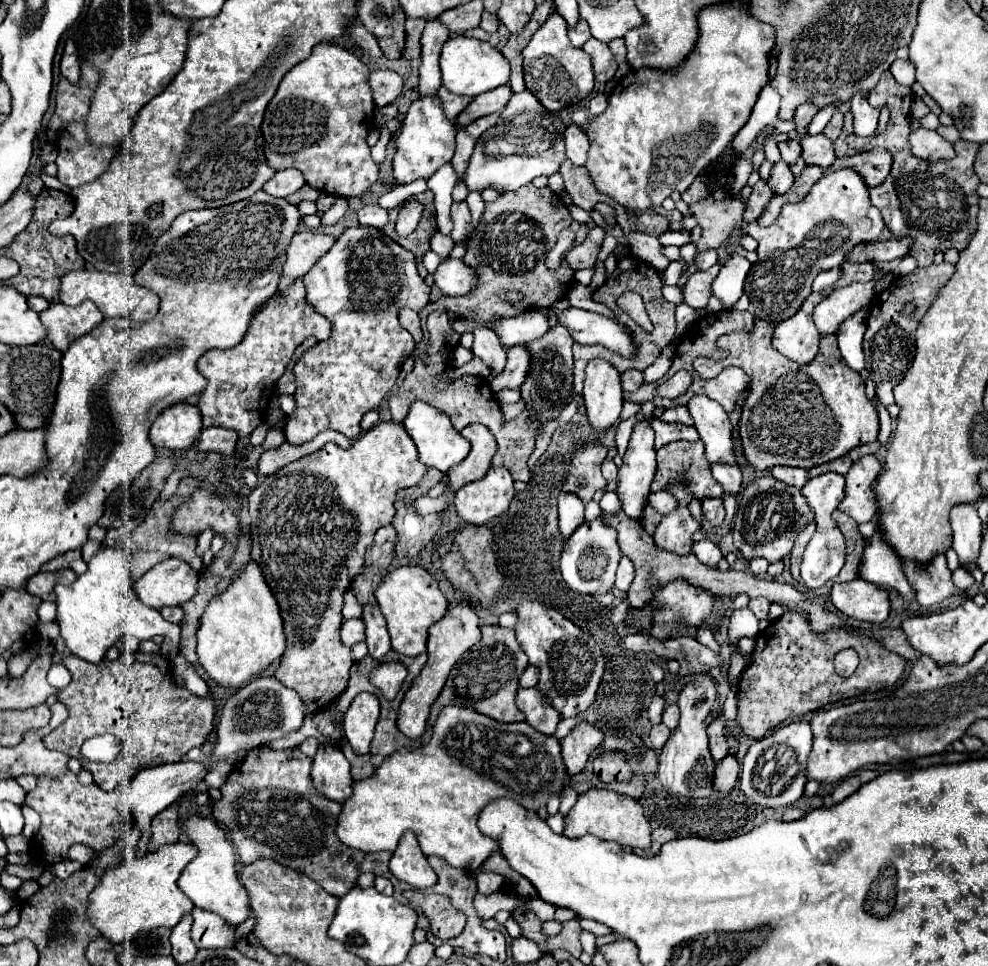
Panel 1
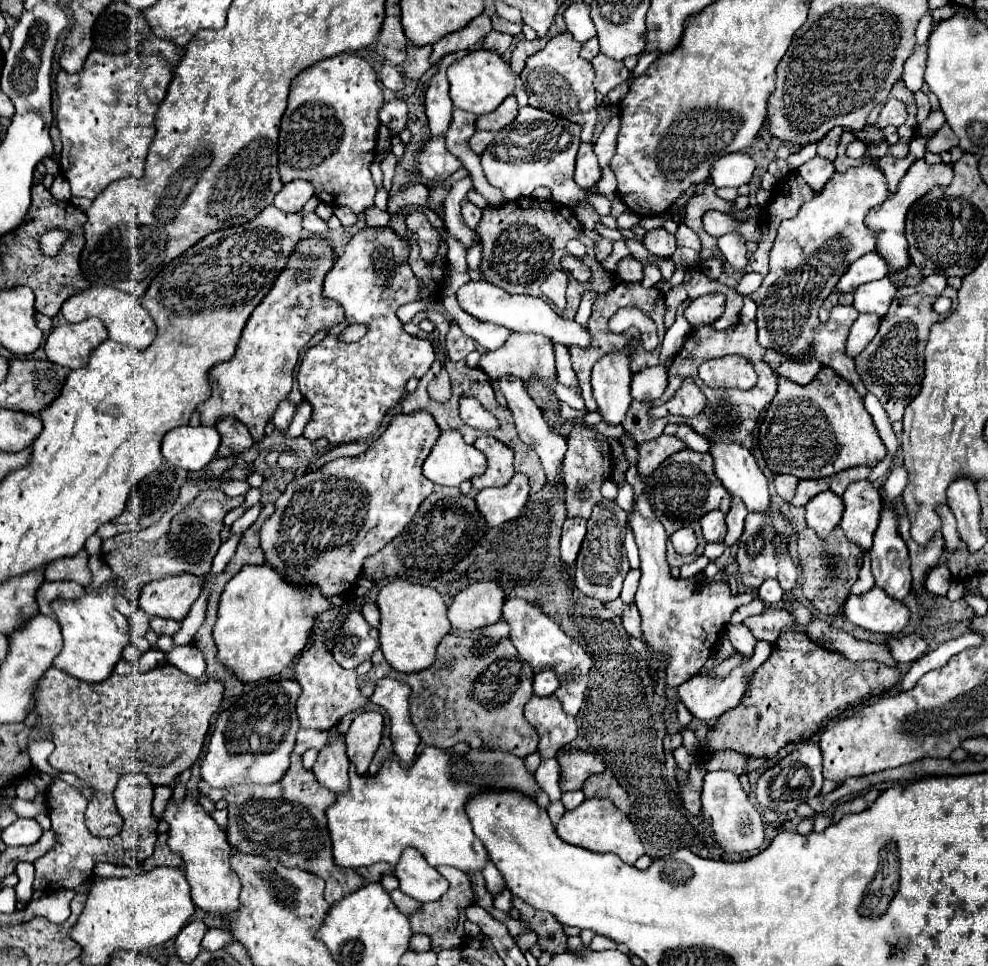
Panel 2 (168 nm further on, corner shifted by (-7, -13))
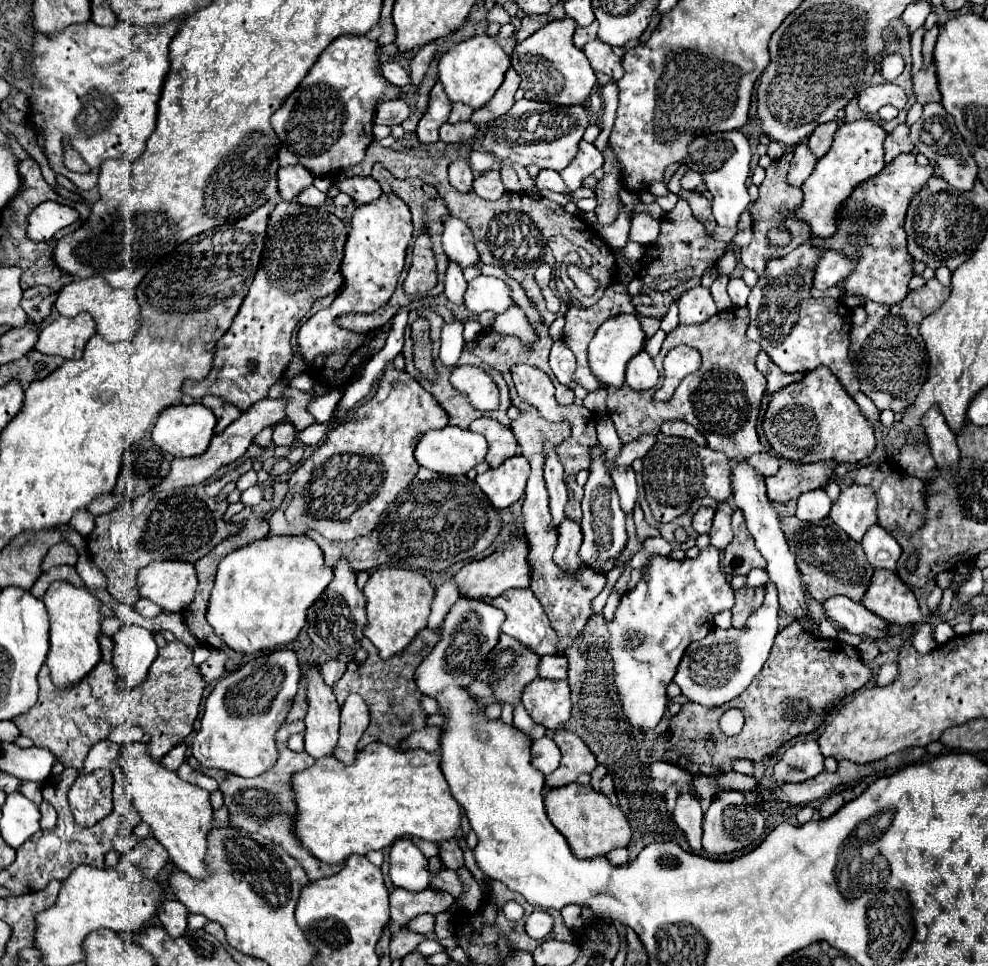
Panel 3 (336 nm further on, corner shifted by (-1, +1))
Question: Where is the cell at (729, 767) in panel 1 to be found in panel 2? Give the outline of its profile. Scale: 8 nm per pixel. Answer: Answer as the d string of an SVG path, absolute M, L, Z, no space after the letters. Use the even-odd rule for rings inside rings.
M711 771L711 773L707 773L701 801L703 801L703 811L711 819L715 839L725 851L741 853L741 851L753 851L753 849L761 847L761 843L765 839L763 821L761 821L759 811L749 803L749 797L743 791L737 775L733 775L731 771Z

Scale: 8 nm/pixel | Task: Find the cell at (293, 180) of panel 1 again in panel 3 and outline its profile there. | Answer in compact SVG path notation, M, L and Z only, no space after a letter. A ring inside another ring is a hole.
M289 165L279 169L279 193L283 201L293 201L305 187L313 183L313 173L303 165Z

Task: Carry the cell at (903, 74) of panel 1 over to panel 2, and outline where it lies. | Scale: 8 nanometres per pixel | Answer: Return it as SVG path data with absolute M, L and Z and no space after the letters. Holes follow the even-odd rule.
M925 45L917 47L913 51L913 55L907 59L905 63L905 71L903 71L903 83L911 93L921 91L923 87L923 73L925 73L925 61L927 61L927 53L925 53Z

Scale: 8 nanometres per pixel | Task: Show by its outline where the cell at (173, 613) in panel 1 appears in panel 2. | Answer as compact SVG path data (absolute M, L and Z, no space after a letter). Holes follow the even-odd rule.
M153 617L149 621L149 627L151 631L159 633L159 635L175 635L179 629L181 629L181 623L179 621L173 621L173 619L161 619L161 617Z

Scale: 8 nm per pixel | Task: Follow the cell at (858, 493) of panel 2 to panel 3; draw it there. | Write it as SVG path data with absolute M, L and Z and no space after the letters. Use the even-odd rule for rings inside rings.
M847 485L837 503L831 507L831 521L841 527L853 541L861 541L871 525L877 523L877 499L871 487Z

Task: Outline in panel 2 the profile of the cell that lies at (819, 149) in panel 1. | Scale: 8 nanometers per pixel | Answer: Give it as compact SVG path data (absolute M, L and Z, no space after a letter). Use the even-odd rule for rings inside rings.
M817 155L811 161L803 163L797 171L811 185L811 189L815 193L819 193L825 187L825 183L835 175L835 165L833 165L833 161L823 159L823 157Z

